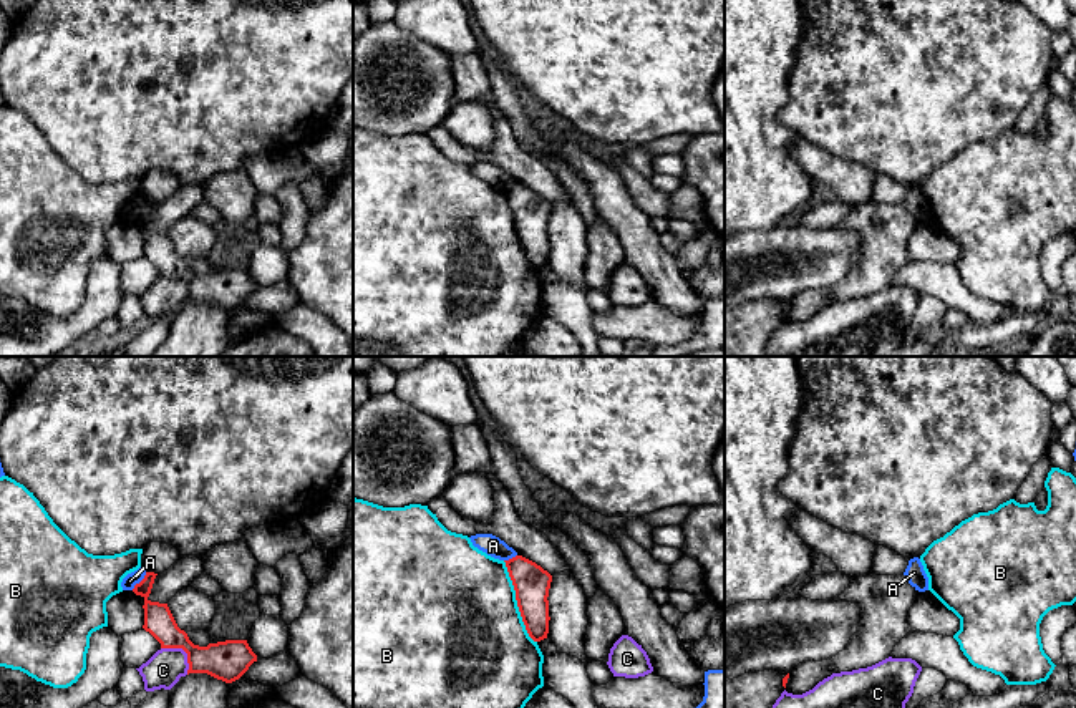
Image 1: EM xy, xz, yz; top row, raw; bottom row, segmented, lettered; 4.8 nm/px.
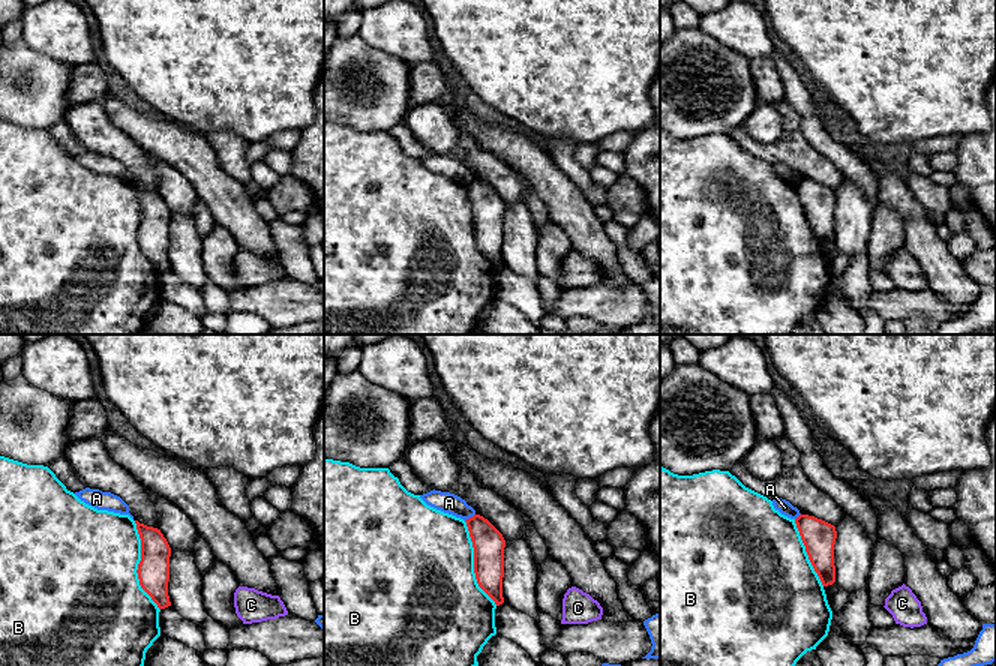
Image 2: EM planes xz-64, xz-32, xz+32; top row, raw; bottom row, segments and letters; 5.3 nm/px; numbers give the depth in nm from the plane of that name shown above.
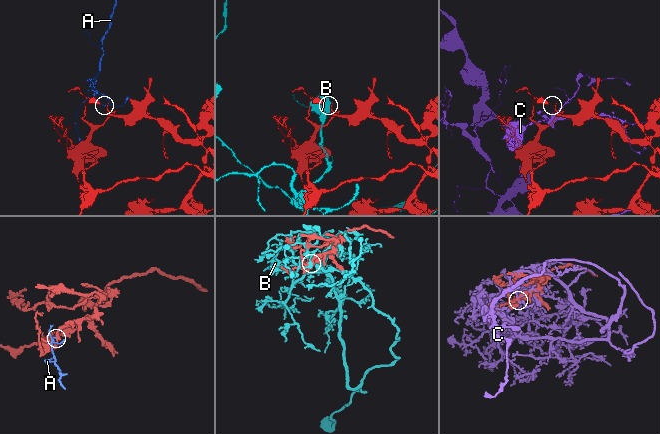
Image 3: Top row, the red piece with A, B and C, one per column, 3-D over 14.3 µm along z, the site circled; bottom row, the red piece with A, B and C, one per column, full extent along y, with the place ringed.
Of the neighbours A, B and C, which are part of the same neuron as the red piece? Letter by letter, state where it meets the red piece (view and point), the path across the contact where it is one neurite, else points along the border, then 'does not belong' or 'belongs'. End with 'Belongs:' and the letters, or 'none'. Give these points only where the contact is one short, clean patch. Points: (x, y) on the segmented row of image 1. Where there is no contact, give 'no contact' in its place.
A: contact xy (141, 581); border xy (146, 572), (131, 589); does not belong
B: contact xz (518, 602); does not belong
C: contact xy (184, 650); does not belong
Belongs: none

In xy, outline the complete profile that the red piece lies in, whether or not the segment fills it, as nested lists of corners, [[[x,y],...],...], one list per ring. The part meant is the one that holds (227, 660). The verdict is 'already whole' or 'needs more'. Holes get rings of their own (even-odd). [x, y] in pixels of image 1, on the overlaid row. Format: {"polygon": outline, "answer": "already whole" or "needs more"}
{"polygon": [[[146,572],[144,579],[133,589],[136,595],[144,599],[143,628],[161,643],[161,648],[182,648],[187,653],[187,675],[207,673],[225,683],[239,680],[257,662],[257,655],[247,640],[225,640],[207,647],[194,645],[187,633],[177,627],[167,604],[148,599],[156,575],[154,572]]], "answer": "already whole"}

